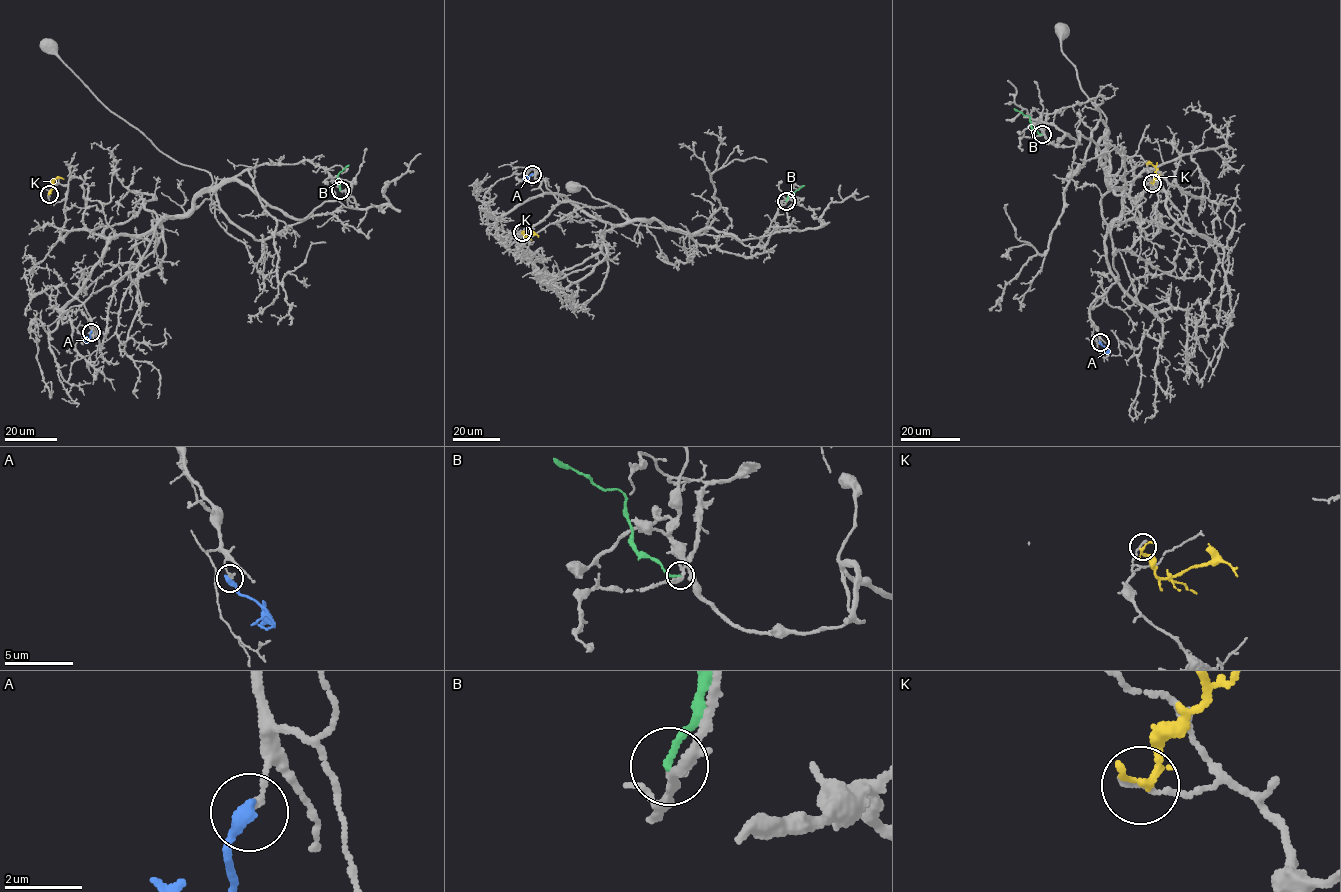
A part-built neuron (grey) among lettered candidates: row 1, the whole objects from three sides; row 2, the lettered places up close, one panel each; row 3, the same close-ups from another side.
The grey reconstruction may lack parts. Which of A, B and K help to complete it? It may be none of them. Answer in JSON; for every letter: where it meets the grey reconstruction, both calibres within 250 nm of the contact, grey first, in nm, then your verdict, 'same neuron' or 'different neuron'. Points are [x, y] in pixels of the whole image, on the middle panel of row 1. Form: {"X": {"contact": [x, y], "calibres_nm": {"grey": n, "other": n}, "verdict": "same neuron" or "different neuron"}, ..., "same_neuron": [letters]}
{"A": {"contact": [532, 174], "calibres_nm": {"grey": 180, "other": 380}, "verdict": "different neuron"}, "B": {"contact": [786, 201], "calibres_nm": {"grey": 190, "other": 180}, "verdict": "different neuron"}, "K": {"contact": [522, 232], "calibres_nm": {"grey": 170, "other": 200}, "verdict": "different neuron"}, "same_neuron": []}

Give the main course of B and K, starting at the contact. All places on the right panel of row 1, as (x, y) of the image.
B: (1042, 134), (1032, 128), (1029, 115), (1014, 108)
K: (1152, 183), (1157, 176), (1151, 162)

